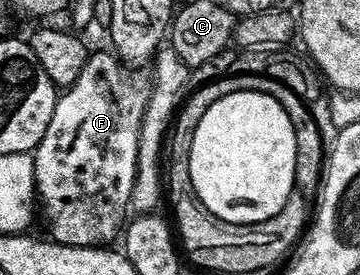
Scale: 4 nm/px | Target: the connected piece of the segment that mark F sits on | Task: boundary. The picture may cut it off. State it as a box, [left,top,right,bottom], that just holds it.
[34,51,148,248]

